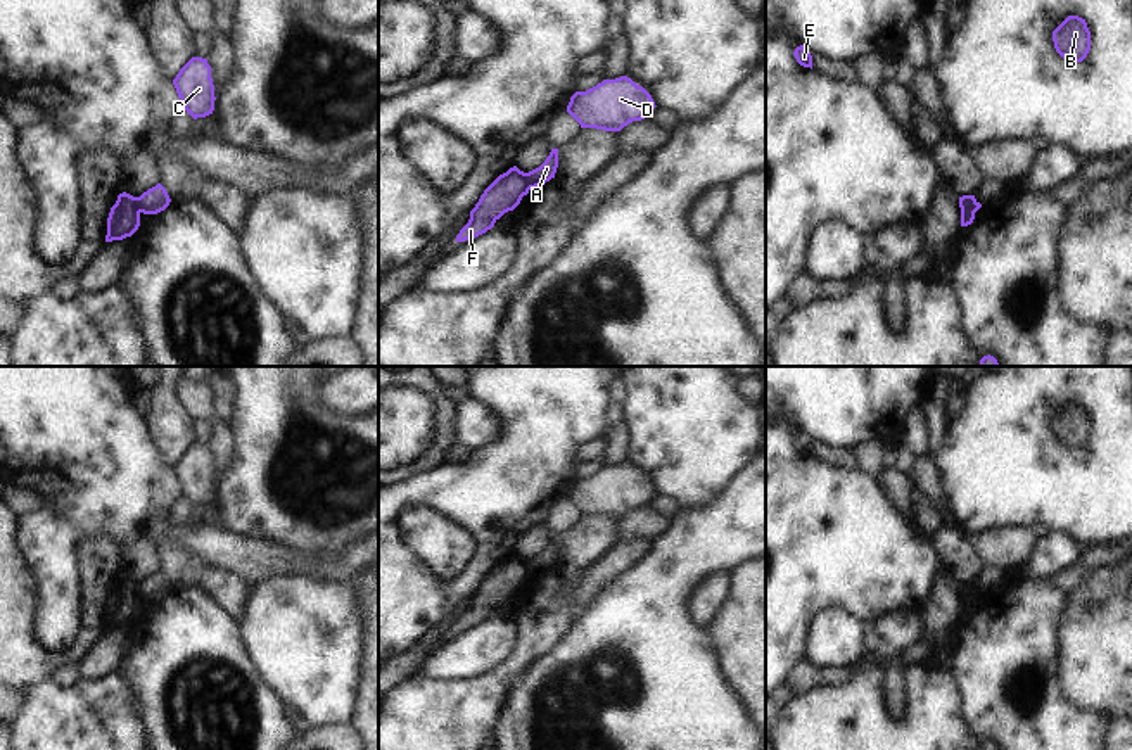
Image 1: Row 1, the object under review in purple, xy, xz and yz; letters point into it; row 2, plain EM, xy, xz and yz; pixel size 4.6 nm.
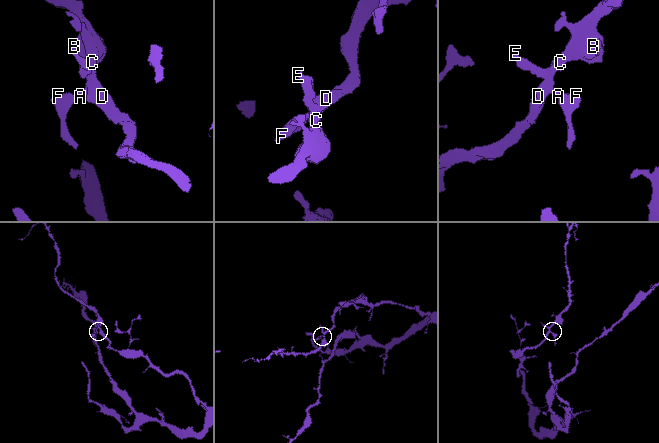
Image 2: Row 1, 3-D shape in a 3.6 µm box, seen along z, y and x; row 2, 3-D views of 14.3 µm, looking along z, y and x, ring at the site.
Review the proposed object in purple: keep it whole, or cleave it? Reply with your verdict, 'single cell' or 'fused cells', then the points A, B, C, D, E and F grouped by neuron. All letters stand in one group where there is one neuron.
fused cells; A B C D E / F

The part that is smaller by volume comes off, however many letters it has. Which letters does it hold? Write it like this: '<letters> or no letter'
F

